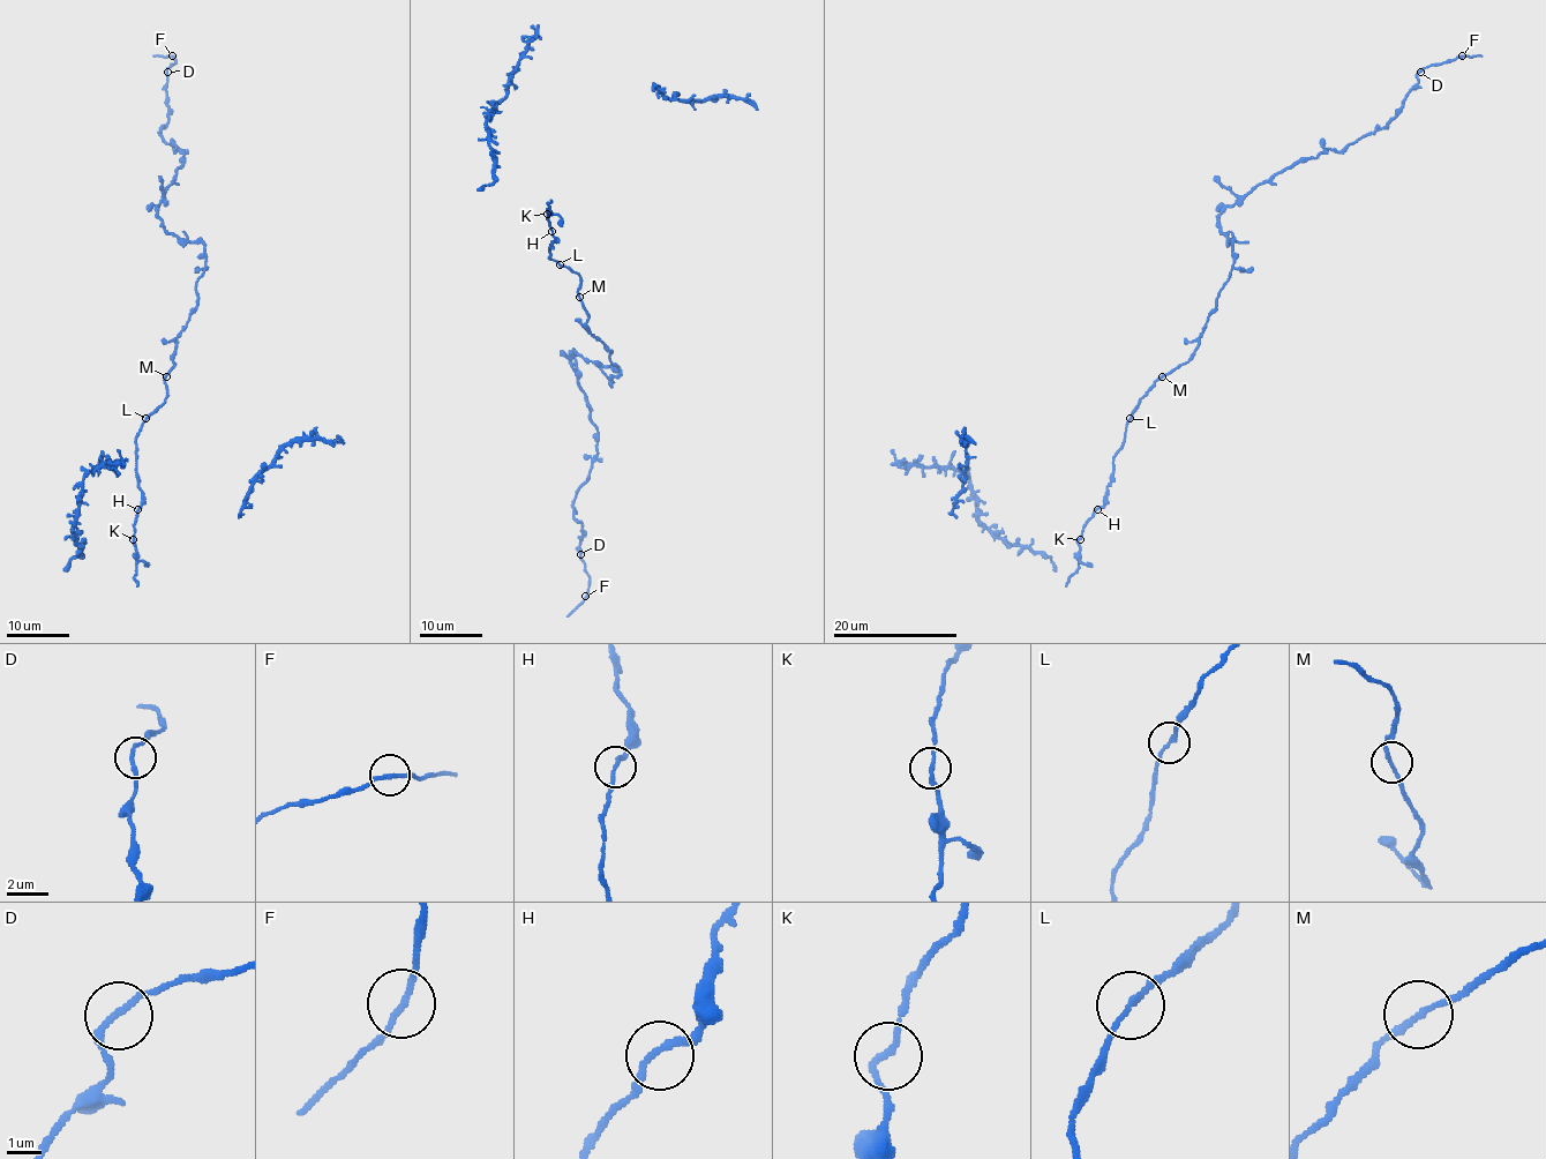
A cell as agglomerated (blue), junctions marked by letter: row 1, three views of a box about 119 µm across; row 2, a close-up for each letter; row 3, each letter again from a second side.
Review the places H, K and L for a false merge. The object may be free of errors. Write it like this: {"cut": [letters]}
{"cut": []}

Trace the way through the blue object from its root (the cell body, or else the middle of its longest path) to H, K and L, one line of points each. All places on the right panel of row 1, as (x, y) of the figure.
H: (1125, 433), (1125, 441), (1112, 462), (1104, 503), (1097, 509)
K: (1125, 433), (1125, 441), (1112, 462), (1104, 503), (1086, 523), (1080, 539)
L: (1125, 433), (1130, 418)

